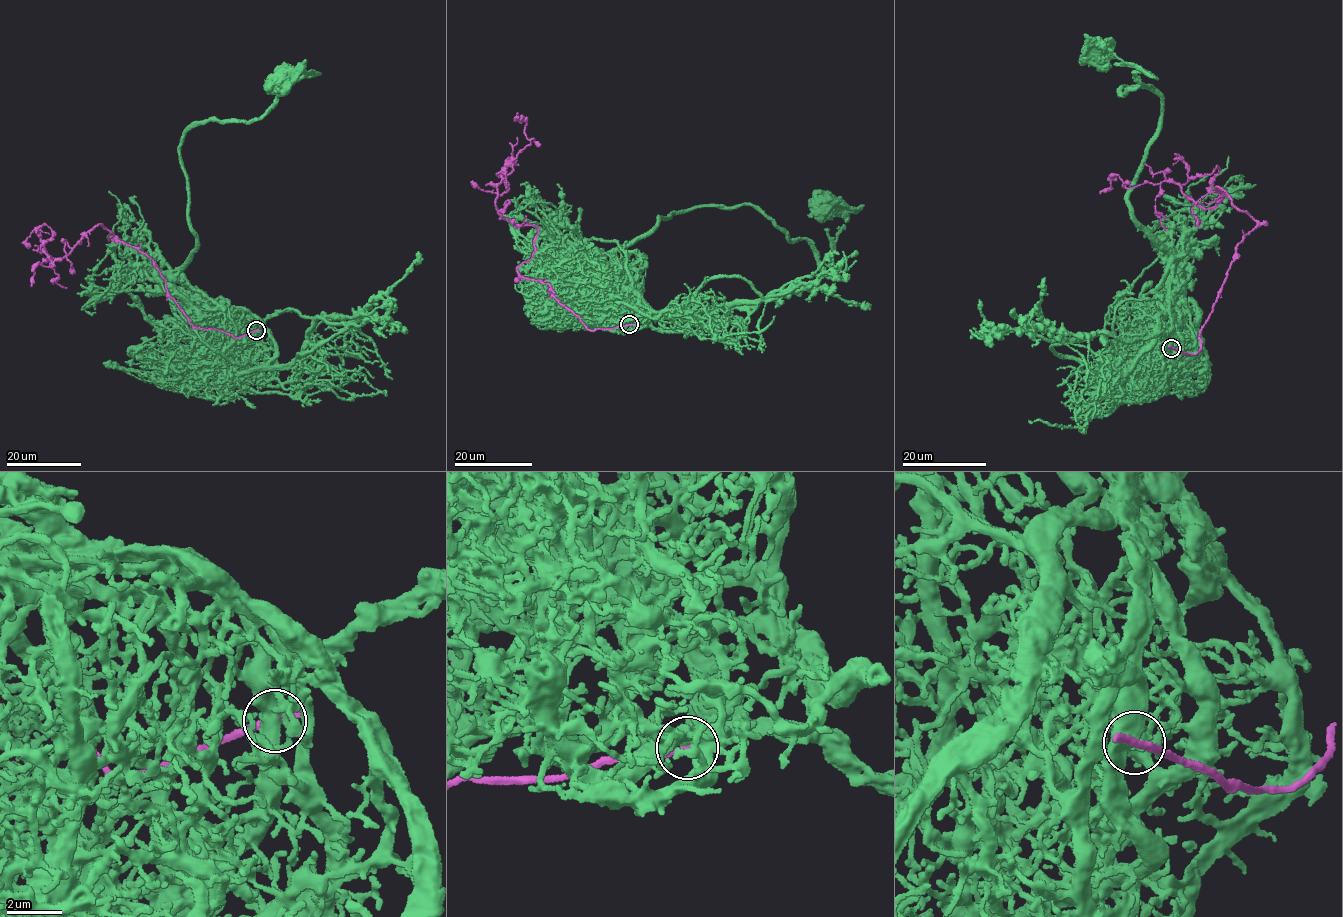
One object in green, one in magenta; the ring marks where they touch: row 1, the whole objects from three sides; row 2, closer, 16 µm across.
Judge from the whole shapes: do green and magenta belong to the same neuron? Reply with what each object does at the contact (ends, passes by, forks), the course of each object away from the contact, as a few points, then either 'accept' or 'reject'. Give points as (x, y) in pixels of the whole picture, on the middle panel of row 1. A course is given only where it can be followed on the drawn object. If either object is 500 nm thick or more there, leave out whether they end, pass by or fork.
green forks; magenta passes by; course green (628, 325), (602, 258), (660, 217), (759, 207), (827, 265), (845, 222), (844, 207), (826, 200); course magenta (629, 325), (586, 328), (547, 283), (519, 274), (537, 227), (496, 207), (506, 165), (531, 143), (517, 113); reject

